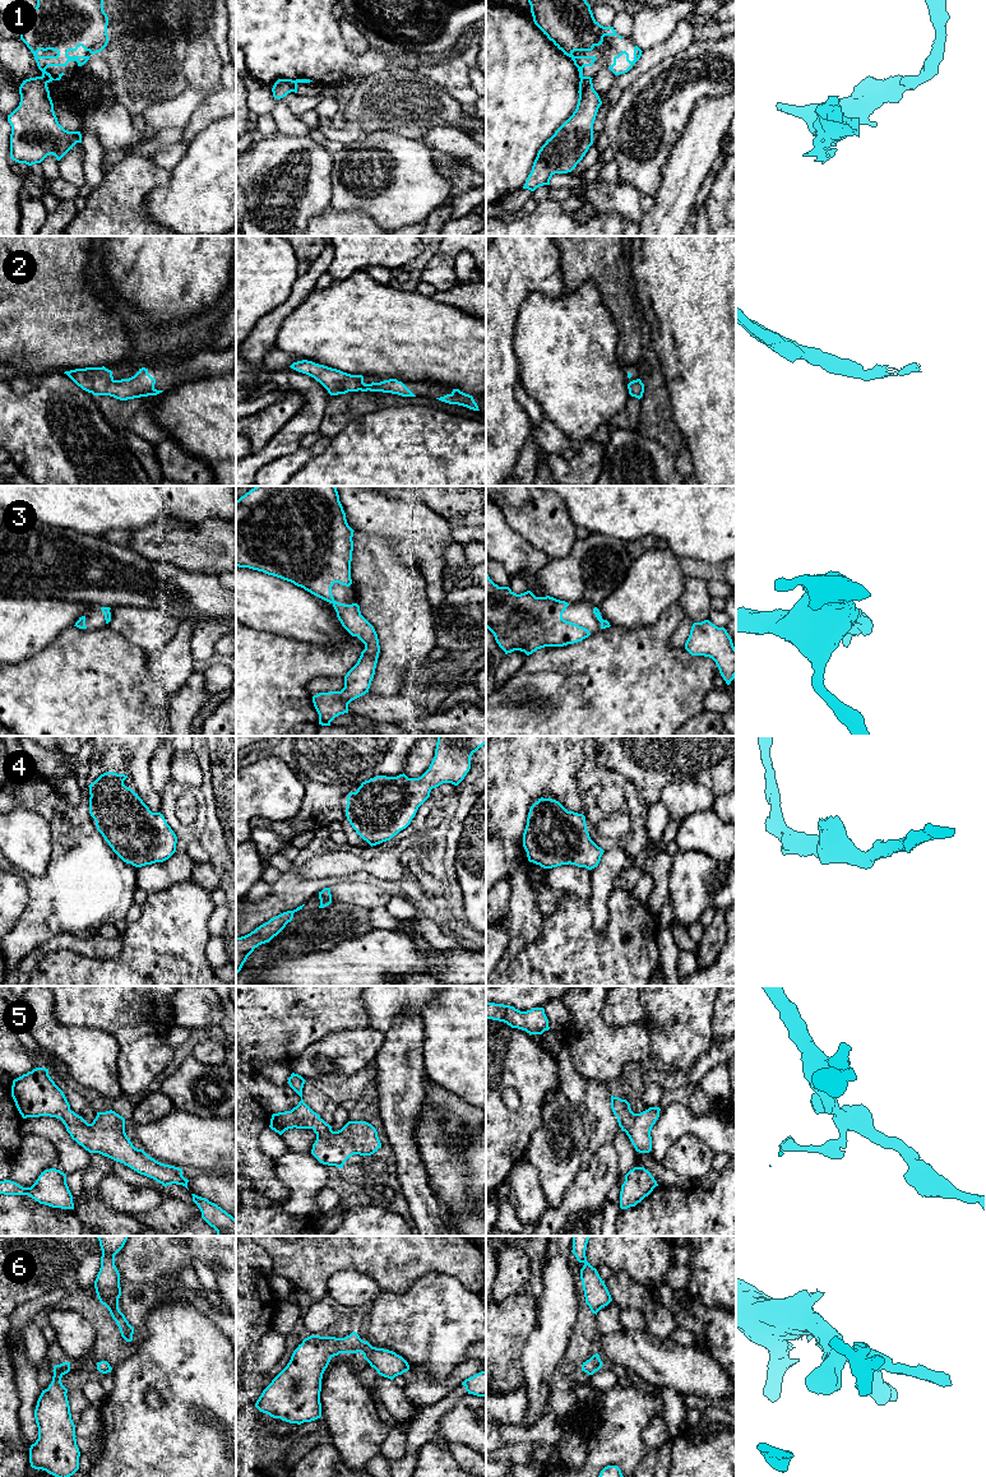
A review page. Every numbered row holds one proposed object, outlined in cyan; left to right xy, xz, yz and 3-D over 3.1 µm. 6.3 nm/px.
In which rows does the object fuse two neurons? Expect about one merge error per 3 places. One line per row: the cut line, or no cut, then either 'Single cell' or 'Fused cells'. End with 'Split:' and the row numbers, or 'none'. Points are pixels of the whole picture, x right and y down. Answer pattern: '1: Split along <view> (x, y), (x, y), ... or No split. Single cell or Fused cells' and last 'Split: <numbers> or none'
1: Split along xz (292, 80), (294, 91). Fused cells
2: No split. Single cell
3: No split. Single cell
4: No split. Single cell
5: No split. Single cell
6: No split. Single cell
Split: 1

